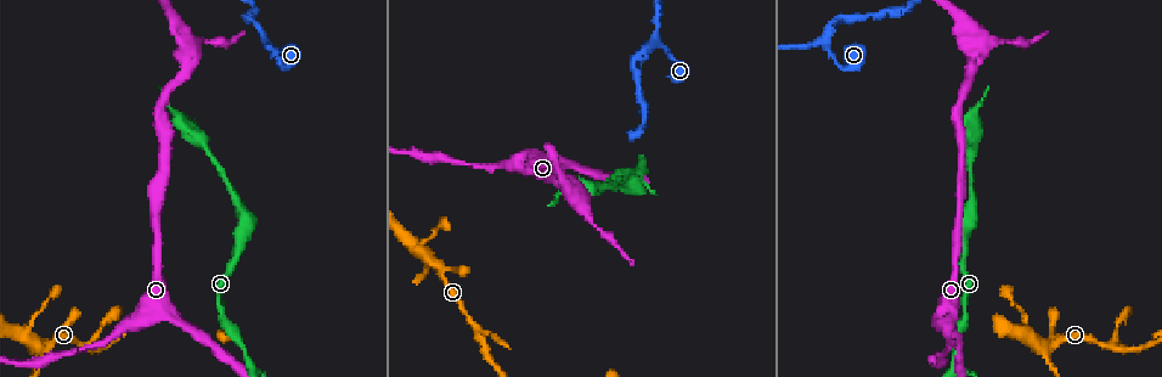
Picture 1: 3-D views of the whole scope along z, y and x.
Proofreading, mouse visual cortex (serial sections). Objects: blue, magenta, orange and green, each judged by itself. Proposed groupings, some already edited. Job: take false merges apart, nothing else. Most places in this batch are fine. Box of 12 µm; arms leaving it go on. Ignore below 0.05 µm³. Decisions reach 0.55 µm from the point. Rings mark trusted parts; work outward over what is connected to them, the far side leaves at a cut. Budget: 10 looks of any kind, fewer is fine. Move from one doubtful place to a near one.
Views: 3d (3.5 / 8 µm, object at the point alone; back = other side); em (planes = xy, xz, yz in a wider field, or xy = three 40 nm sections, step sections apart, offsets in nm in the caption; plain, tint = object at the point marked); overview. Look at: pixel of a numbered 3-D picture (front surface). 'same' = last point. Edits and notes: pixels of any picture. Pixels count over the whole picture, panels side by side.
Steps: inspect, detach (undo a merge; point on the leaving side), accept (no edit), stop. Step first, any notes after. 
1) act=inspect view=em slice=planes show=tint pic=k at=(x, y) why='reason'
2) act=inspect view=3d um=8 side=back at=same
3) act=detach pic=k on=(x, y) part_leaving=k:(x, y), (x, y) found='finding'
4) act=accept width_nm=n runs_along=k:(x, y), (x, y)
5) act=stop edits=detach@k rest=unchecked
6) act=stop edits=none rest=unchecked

act=inspect view=3d um=3.5 pic=1 at=(477, 326) why='arms part here'

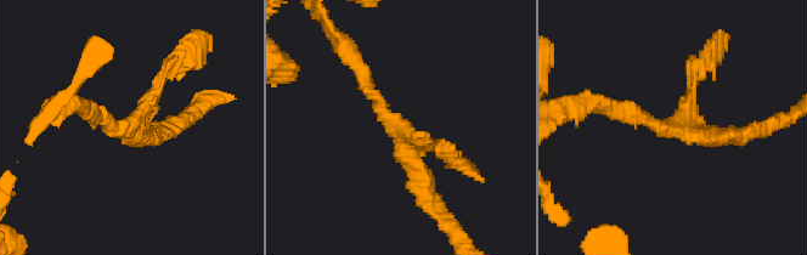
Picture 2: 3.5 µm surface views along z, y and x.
act=inspect view=em slice=planes show=tint pic=2 at=(130, 128) why='shape alone is not enough'

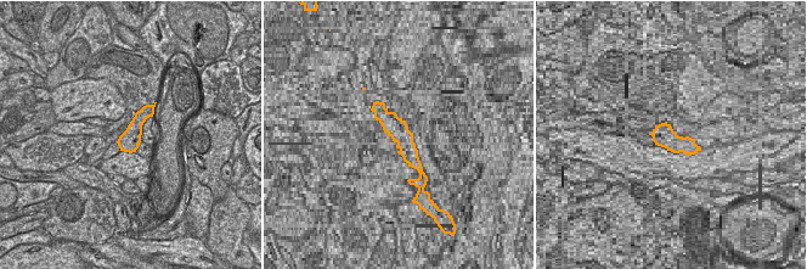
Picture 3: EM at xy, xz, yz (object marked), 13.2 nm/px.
act=accept runs_along=2:(360, 73), (401, 132), (430, 204) found='all the same cell'

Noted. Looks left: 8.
act=inspect view=3d um=8 side=back pic=1 at=(434, 263)

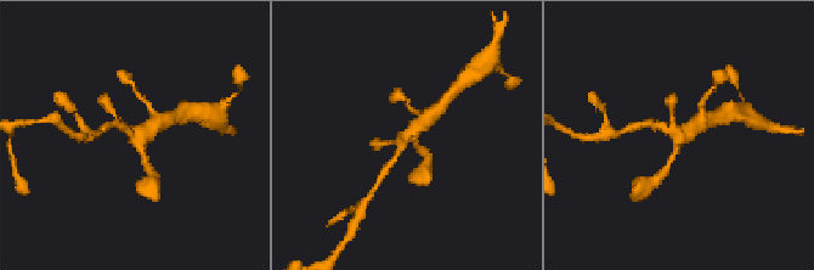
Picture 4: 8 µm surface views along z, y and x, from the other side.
act=inspect view=em slice=planes show=tint pic=4 at=(680, 138)

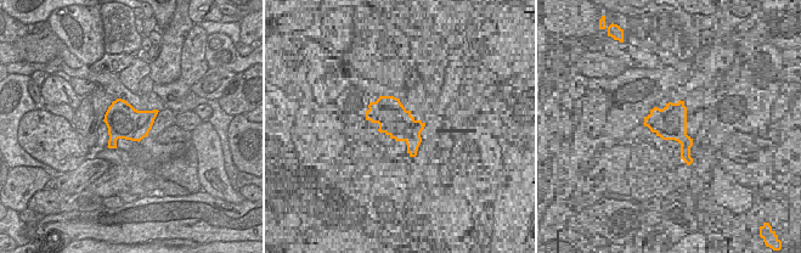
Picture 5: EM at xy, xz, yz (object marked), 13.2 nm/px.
act=accept found='one cell here'

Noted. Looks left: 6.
act=inspect view=3d um=8 pic=1 at=(968, 53) why='sharp bend'

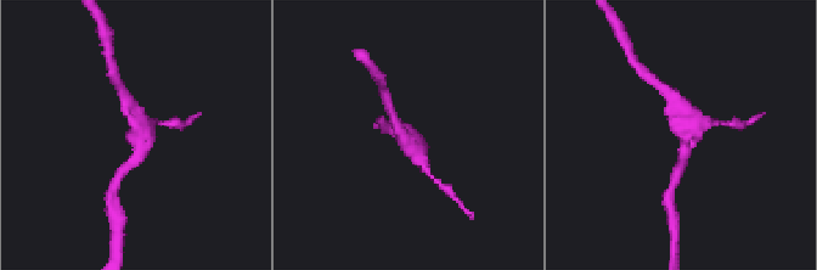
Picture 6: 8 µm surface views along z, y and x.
act=inspect view=em slice=xy step=5 show=tint pic=6 at=(138, 135)

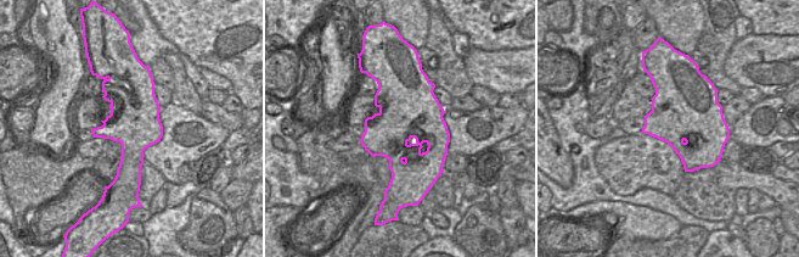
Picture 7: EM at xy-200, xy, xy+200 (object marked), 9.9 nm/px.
act=accept runs_along=6:(680, 167), (686, 111), (679, 102) found='all the same cell'

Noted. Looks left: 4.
act=inspect view=3d um=3.5 pic=1 at=(825, 45) why='sudden change in width'

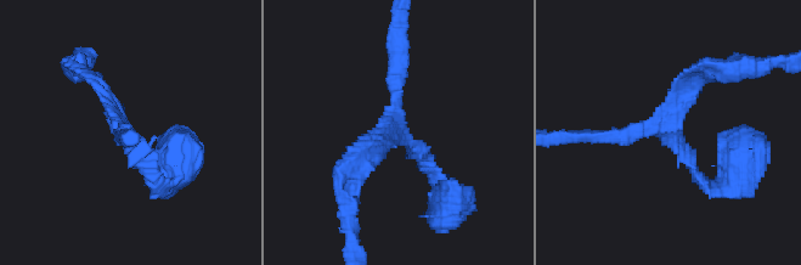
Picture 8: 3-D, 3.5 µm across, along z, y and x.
act=accept arm_widths_nm=150,150,200 runs_along=8:(165, 186), (86, 74) found='one cell here'

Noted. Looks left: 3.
act=stop edits=none rest=unchecked

